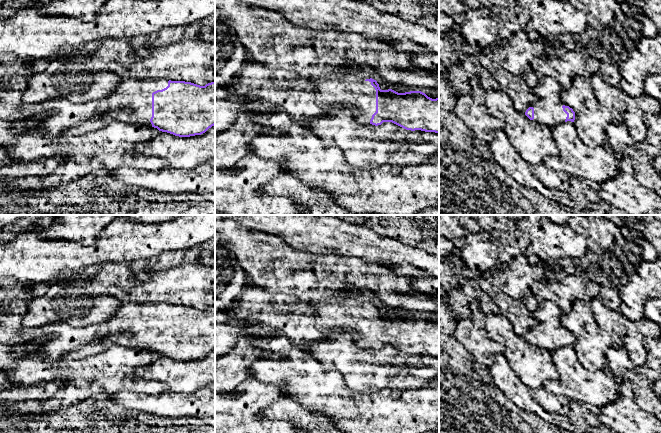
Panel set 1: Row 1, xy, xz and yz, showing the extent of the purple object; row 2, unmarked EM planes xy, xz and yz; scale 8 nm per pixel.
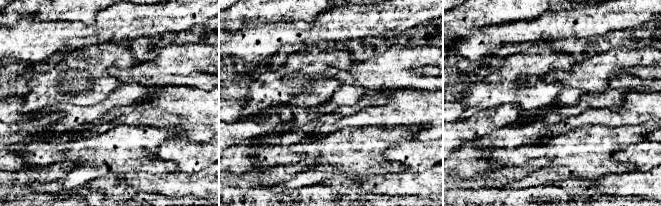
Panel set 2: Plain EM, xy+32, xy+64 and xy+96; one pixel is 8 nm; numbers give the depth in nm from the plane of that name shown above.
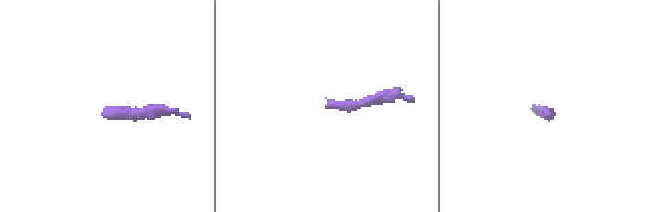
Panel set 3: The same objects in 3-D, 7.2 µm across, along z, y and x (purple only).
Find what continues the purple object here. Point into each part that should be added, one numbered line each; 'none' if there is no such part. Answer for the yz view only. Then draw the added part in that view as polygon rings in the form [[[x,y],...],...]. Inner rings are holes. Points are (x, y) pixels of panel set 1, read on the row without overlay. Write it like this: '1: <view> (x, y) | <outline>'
1: yz (548, 335) | [[[540,301],[539,307],[531,312],[531,316],[537,321],[537,325],[530,329],[534,332],[533,346],[550,353],[565,346],[567,338],[562,332],[565,328],[560,322],[561,314],[561,309],[555,302]]]

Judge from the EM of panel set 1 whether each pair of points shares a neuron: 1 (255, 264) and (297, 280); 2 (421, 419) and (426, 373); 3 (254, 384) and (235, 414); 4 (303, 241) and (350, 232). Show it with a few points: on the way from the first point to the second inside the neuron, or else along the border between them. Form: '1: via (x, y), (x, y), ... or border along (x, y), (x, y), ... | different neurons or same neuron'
1: via (265, 264), (283, 268), (287, 272) | same neuron
2: border along (426, 386), (416, 387) | different neurons
3: via (254, 391), (242, 404), (242, 407) | same neuron
4: via (315, 235), (338, 235) | same neuron

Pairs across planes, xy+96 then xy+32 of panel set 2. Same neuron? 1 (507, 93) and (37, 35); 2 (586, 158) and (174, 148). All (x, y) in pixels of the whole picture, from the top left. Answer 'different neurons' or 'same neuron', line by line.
1: different neurons
2: different neurons

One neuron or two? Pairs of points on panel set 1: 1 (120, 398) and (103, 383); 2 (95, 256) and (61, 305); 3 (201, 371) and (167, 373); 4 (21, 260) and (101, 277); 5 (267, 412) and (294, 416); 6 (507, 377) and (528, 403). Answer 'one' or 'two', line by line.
1: two
2: two
3: one
4: two
5: one
6: one

